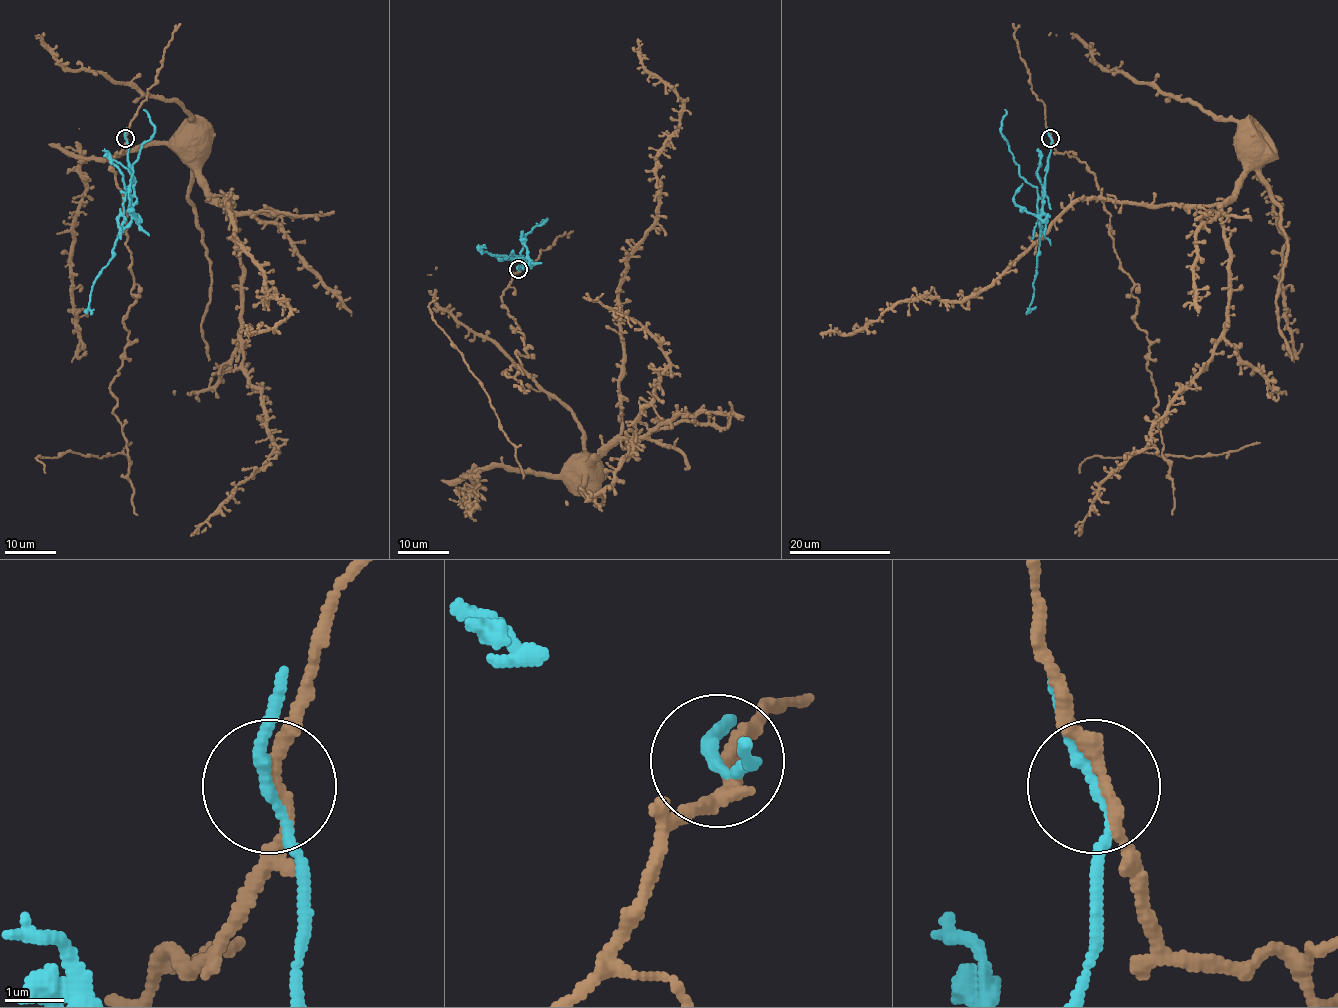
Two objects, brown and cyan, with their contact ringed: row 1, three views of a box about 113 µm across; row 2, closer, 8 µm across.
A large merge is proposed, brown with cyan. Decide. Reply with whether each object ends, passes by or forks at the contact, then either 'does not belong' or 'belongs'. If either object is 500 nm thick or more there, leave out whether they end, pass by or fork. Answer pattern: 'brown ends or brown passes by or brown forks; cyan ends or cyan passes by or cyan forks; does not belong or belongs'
brown passes by; cyan passes by; does not belong

